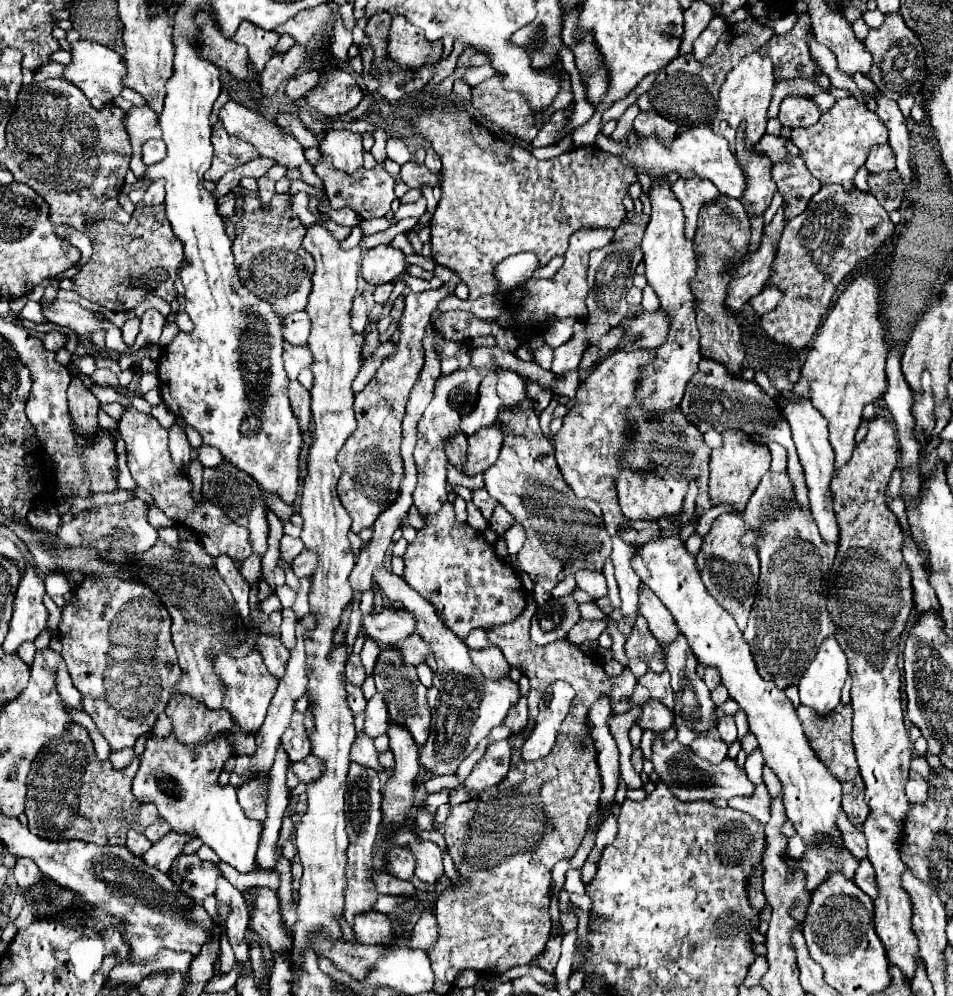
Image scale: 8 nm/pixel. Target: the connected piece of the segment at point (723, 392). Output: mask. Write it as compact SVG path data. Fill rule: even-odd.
M710 360L710 364L706 364L706 370L700 370L692 376L692 380L688 382L686 394L682 398L682 410L688 416L688 420L692 420L698 430L704 434L706 430L714 428L718 432L724 430L744 430L748 434L760 434L766 436L768 440L774 440L778 444L782 444L788 450L788 478L794 486L794 494L798 504L802 506L806 516L810 514L810 504L808 504L808 490L806 490L806 482L802 476L802 466L790 436L790 428L788 422L782 418L780 408L776 406L774 398L770 394L766 394L756 382L744 380L740 376L732 376L732 372L728 372L728 368L724 368L724 364ZM794 472L800 472L794 474Z

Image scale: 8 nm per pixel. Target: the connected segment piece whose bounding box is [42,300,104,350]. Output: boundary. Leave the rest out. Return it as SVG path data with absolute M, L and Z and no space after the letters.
M54 300L52 304L42 304L42 314L48 322L56 326L68 326L76 330L80 336L92 334L92 342L102 350L104 348L104 330L96 324L94 312L82 308L76 302L60 302Z

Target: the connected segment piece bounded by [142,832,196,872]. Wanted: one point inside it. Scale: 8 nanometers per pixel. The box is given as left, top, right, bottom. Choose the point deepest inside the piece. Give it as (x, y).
(162, 853)

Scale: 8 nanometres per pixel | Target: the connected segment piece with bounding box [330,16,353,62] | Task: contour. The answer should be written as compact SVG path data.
M336 16L336 32L333 34L334 41L330 50L333 56L338 56L344 62L348 62L348 49L353 43L352 32L342 26L342 18Z

